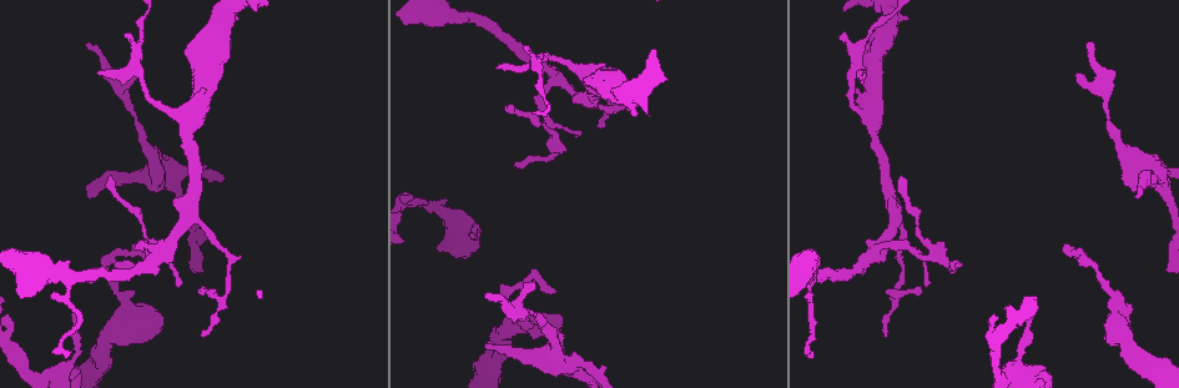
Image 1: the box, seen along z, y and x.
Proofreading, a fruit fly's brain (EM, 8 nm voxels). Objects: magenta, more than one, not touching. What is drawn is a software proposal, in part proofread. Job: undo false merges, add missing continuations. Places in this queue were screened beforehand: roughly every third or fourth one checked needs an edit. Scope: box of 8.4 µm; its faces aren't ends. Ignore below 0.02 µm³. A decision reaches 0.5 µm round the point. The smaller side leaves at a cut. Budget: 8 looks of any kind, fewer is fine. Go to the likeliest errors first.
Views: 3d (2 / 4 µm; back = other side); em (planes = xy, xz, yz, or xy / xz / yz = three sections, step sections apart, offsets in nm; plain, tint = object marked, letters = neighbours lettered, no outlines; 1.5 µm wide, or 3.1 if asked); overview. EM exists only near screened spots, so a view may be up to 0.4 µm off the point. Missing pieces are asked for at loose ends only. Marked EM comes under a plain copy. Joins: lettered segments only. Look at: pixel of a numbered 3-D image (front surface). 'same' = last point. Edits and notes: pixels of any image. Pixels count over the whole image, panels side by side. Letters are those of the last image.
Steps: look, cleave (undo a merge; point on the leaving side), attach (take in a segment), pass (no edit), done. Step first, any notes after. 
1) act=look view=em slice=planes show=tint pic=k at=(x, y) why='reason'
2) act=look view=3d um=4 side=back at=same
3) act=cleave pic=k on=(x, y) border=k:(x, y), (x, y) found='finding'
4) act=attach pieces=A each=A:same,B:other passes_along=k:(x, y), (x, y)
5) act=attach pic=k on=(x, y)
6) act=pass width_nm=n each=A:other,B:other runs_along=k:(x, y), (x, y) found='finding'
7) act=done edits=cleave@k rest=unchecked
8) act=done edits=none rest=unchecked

act=look view=3d um=4 pic=1 at=(1138, 198)

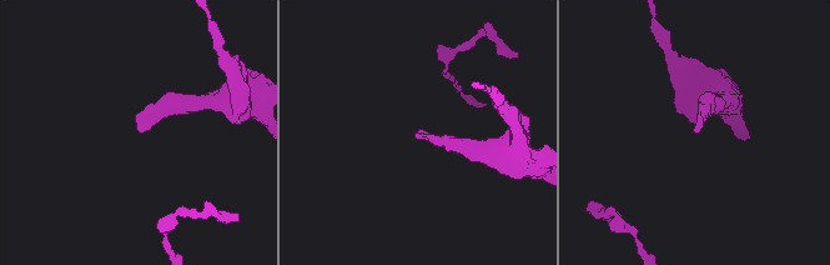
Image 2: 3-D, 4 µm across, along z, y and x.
act=look view=em slice=planes show=letters pic=2 at=(698, 132) why='shape alone is not enough'

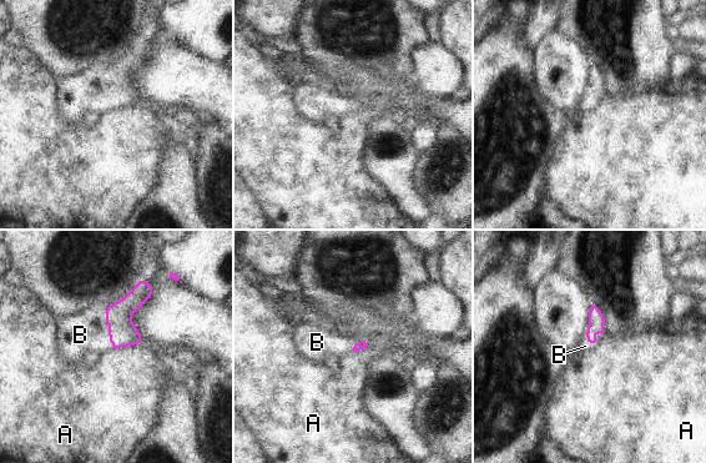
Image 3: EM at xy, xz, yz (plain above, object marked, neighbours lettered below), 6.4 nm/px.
act=attach pieces=B each=A:other,B:same passes_along=3:(122, 332), (109, 327), (80, 335) found='the neuron continues'

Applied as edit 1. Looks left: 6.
act=look view=em slice=planes show=letters pic=1 at=(72, 314) why='an open end'

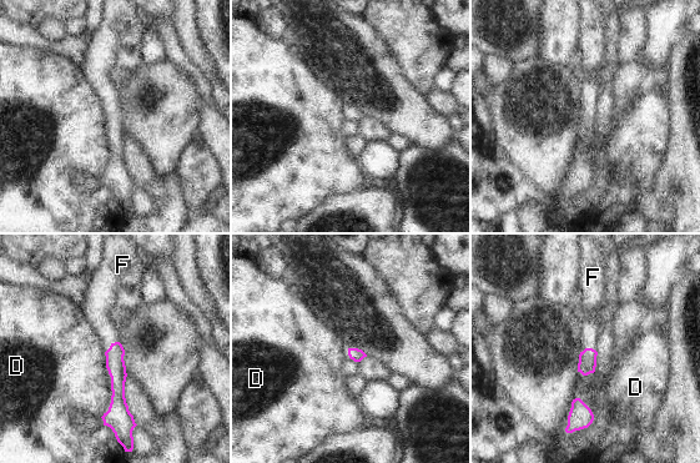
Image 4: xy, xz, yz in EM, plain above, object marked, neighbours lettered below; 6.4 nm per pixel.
act=attach pieces=F longest_contact=D:260nm each=D:other,F:same passes_along=4:(115, 363), (115, 342), (97, 308) found='it goes on there'

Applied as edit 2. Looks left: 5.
act=look view=overview why='see it whole again'

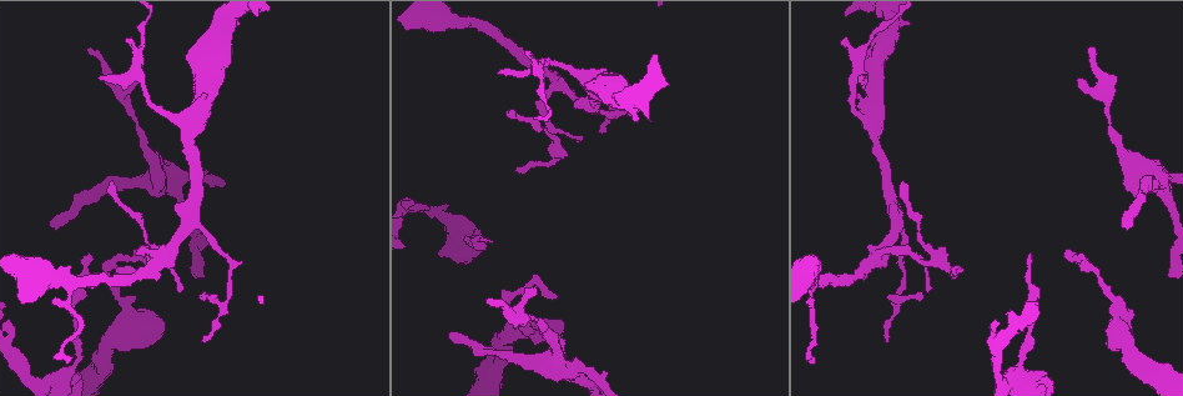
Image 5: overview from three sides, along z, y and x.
act=look view=em slice=planes show=letters pic=5 at=(513, 113) why='tapers out'

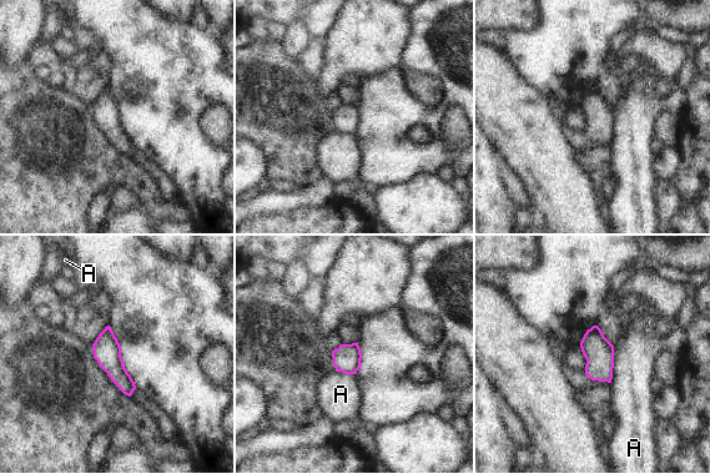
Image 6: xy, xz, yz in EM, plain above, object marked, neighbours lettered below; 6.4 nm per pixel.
act=pass each=A:other found='no lettered segment goes on from it'

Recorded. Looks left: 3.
act=done edits=attach@3,attach@4 rest=unchecked

